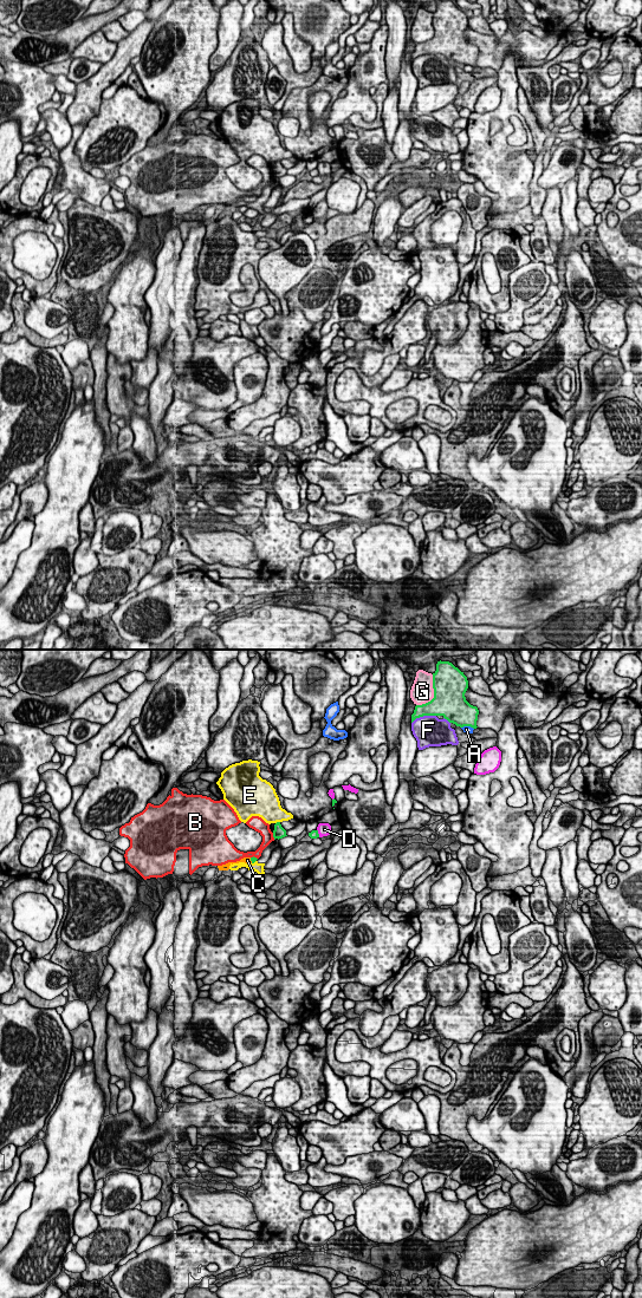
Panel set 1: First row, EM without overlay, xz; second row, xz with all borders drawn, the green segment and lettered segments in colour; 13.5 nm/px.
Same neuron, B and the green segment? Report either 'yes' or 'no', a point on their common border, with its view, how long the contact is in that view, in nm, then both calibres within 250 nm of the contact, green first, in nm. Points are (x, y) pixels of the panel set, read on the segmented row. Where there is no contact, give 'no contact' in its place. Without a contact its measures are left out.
no | xz (273, 836) | 100 nm | 160/180 nm

